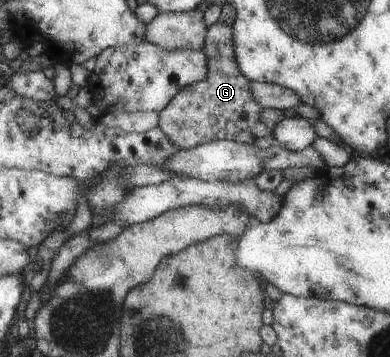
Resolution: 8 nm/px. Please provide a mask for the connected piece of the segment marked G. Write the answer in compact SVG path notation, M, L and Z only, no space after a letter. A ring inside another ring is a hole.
M219 21L211 24L201 50L207 61L206 79L184 87L158 113L158 128L178 150L189 150L219 139L259 149L270 147L274 143L274 130L263 124L261 120L263 107L254 100L247 78L238 70L230 26Z

